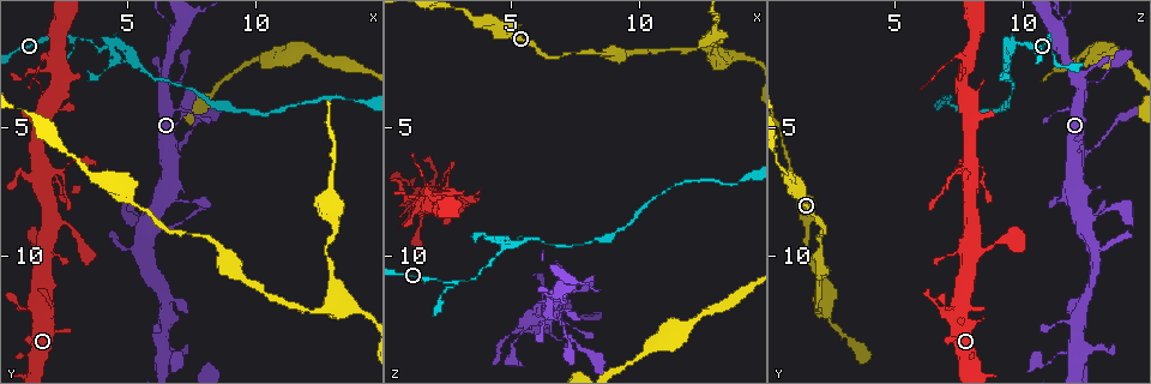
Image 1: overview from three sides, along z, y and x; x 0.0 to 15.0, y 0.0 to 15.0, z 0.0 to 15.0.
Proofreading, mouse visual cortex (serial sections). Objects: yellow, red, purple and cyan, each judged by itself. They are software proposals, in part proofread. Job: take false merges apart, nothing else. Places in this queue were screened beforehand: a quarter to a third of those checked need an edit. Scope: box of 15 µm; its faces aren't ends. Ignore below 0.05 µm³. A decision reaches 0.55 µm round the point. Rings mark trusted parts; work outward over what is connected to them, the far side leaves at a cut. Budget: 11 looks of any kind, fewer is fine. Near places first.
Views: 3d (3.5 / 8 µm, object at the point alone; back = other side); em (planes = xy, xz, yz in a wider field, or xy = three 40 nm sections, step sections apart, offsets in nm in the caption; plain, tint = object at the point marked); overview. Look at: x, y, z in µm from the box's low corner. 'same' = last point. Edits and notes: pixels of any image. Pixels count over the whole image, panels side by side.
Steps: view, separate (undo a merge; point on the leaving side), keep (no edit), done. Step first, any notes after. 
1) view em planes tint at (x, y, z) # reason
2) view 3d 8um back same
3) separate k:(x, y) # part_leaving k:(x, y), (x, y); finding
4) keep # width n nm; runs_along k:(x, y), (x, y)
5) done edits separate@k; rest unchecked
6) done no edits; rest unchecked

view 3d 3.5um at (13.2, 8.2, 1.4) # sharp bend

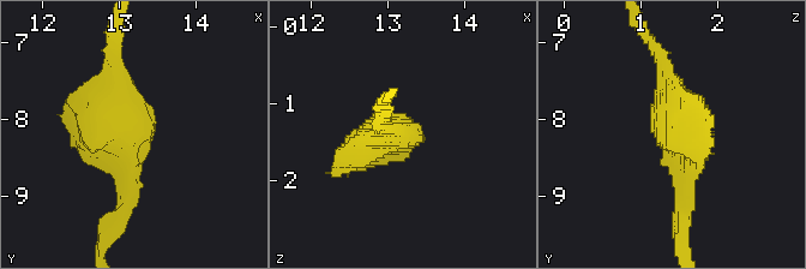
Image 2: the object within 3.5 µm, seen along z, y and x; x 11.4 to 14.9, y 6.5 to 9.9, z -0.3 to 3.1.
view em xy step 5 tint same

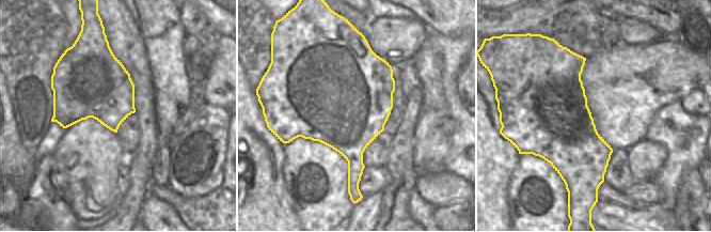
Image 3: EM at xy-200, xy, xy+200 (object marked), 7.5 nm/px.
keep # runs_along 2:(681, 196), (685, 162), (651, 45); all the same cell

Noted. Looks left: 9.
view 3d 3.5um at (7.0, 6.0, 12.3) # side arm on a straight run

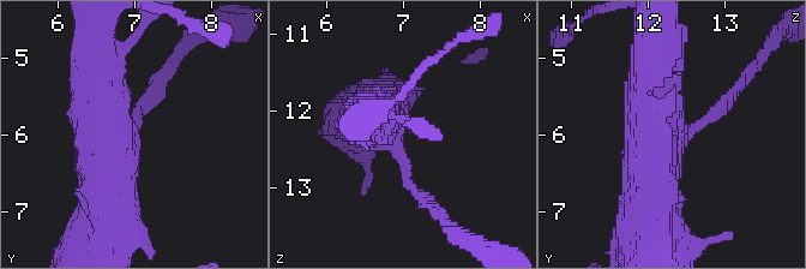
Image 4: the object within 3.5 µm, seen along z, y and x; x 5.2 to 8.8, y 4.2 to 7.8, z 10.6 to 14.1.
view em xy step 1 tint at (6.90, 6.05, 12.35) # now the EM

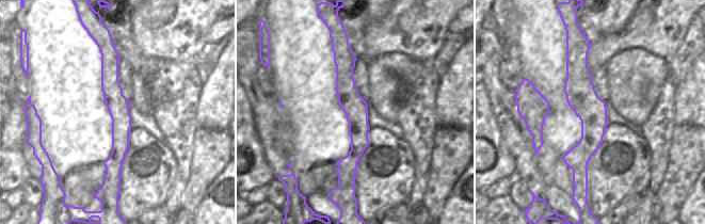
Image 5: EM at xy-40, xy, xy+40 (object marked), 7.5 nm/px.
keep # runs_along 4:(376, 103), (420, 196); all the same cell

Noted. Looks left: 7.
view 3d 3.5um at (6.8, 1.0, 11.6) # thick turns thin

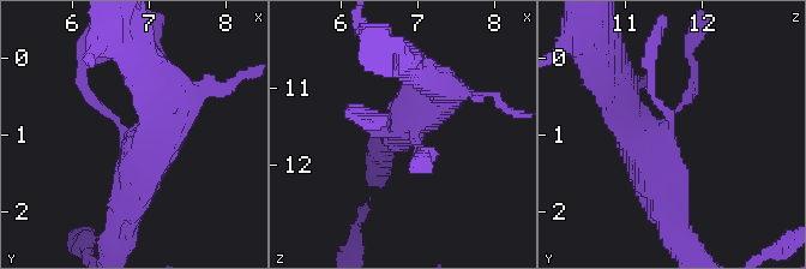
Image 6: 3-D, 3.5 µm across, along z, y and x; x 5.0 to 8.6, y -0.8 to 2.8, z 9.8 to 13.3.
view em xy step 2 tint at (6.70, 1.05, 11.50) # need the tissue

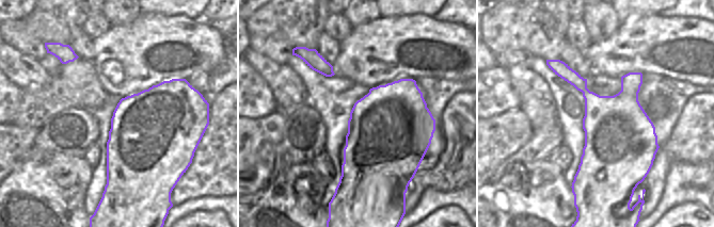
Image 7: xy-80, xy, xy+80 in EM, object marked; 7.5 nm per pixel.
keep # width 600 nm; runs_along 6:(675, 225), (651, 155), (620, 96); one cell here

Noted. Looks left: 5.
view 3d 8um back at (2.7, 1.4, 11.0) # side arm on a straight run

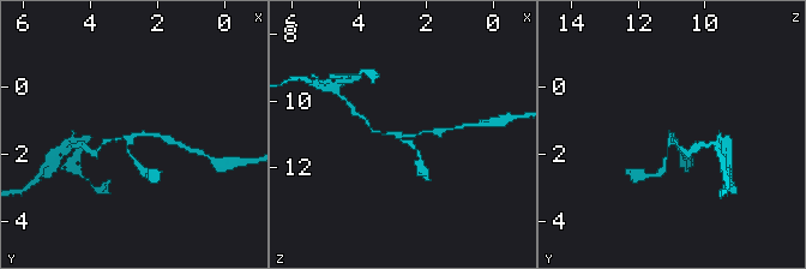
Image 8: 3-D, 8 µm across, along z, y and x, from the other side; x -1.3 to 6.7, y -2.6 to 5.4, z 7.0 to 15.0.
view 3d 3.5um at (2.8, 1.5, 11.0) # zoom in

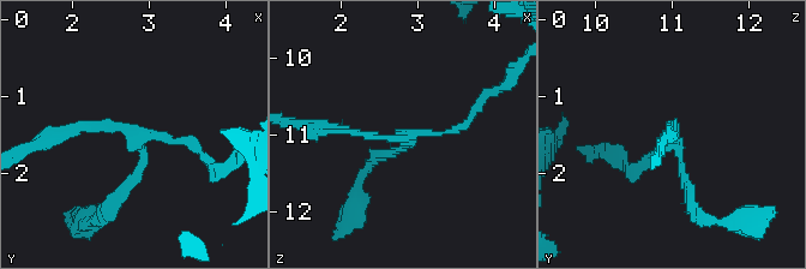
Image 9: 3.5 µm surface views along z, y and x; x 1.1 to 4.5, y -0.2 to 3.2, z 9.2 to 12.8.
separate 9:(133, 180) # part_leaving 9:(138, 142), (145, 165), (90, 223); two cells meet here

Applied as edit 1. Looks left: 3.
done edits separate@9; rest unchecked

